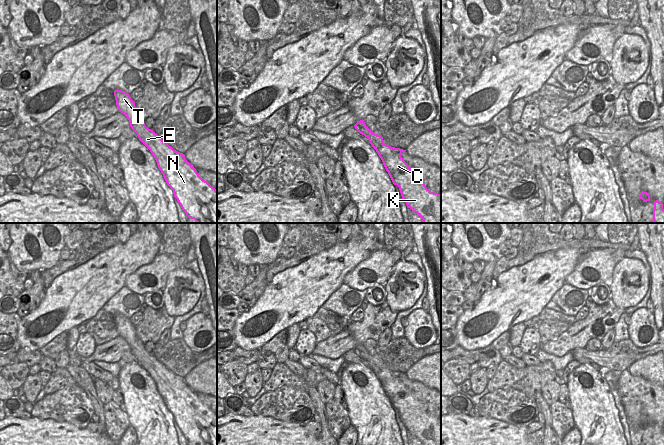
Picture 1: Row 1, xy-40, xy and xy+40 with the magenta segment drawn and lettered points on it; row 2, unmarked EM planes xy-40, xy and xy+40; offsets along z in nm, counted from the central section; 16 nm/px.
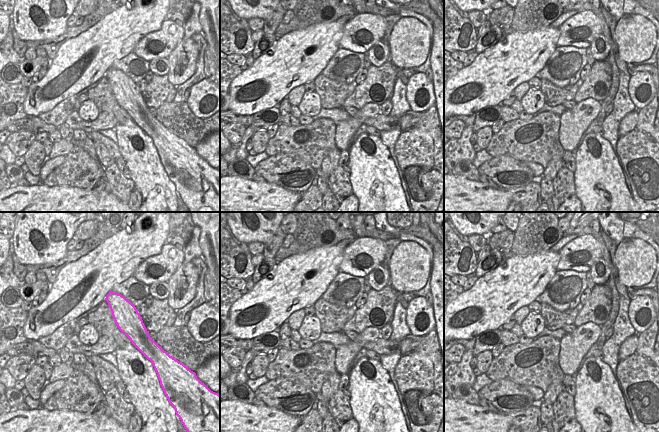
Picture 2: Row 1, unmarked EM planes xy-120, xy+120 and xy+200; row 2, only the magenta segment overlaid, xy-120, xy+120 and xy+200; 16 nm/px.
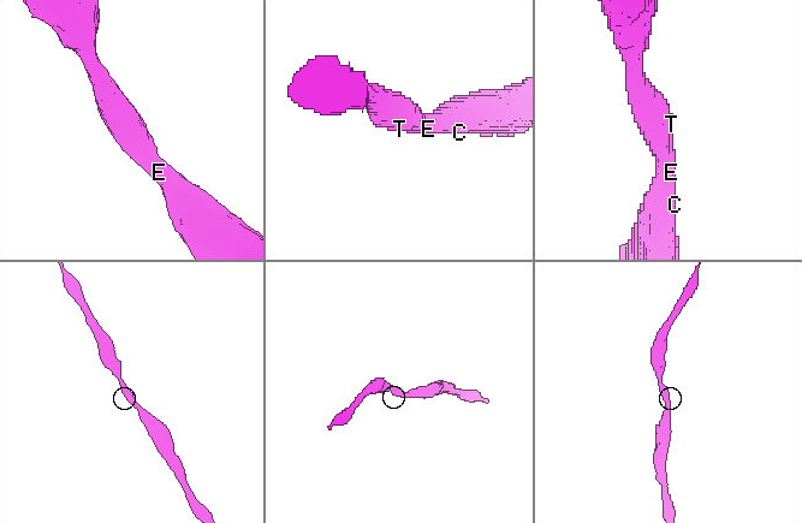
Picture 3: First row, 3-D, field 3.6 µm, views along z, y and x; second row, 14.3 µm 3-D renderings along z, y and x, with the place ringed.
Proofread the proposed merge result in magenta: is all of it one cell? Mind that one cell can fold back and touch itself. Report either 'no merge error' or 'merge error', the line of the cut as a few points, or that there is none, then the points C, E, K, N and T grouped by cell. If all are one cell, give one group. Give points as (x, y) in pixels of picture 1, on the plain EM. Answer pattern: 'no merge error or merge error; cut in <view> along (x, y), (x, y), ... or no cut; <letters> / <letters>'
no merge error; no cut; C E K N T

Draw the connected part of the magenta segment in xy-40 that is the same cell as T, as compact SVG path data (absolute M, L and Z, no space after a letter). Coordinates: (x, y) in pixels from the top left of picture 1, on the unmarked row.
M115 314L114 320L119 336L127 341L132 354L154 380L186 440L195 445L217 445L217 414L199 400L183 377L174 374L146 351L128 317Z

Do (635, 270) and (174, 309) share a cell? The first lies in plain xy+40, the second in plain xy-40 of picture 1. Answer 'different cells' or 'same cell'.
same cell

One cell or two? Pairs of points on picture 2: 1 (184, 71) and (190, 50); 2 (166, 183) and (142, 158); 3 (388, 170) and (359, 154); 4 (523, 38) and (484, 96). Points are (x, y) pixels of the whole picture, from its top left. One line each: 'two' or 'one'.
1: one
2: one
3: one
4: one

